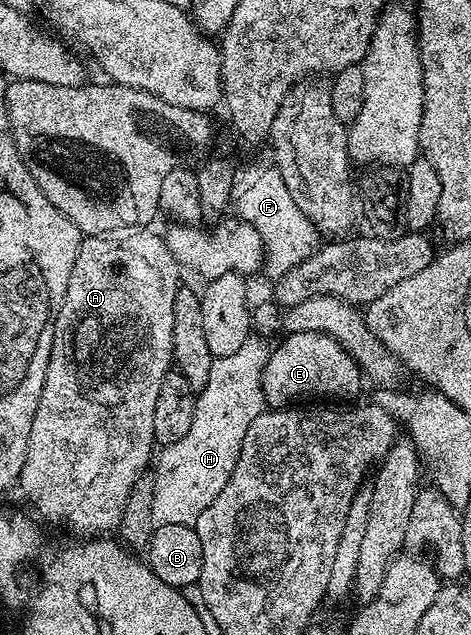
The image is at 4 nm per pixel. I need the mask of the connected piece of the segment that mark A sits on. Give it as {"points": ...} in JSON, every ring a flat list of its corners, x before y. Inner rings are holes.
{"points":[[123,229,109,231,106,235,87,235,78,246,76,261,72,265,72,277,68,277,68,289,64,293,62,308,54,326,54,340,48,357,44,385,40,401,36,405,36,417,32,417,32,433,28,437,26,460,18,474,17,486,22,487,23,497,34,506,33,514,39,520,47,519,50,523,63,523,64,526,71,527,78,537,102,537,117,528,132,485,136,483,137,478,147,472,156,451,153,414,156,413,156,397,160,392,161,382,172,371,174,362,172,317,176,293,180,286,180,268,172,253,166,248,165,238,161,234,153,235,152,232,150,229]]}

